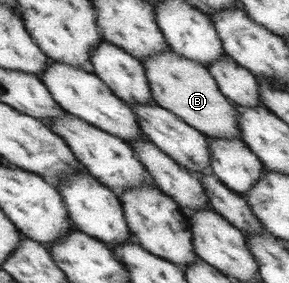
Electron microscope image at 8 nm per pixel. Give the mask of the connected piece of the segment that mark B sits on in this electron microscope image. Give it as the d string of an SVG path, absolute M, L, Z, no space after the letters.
M164 49L161 53L144 57L140 61L156 105L173 112L206 137L241 140L235 105L220 92L206 66L179 55L172 49Z

